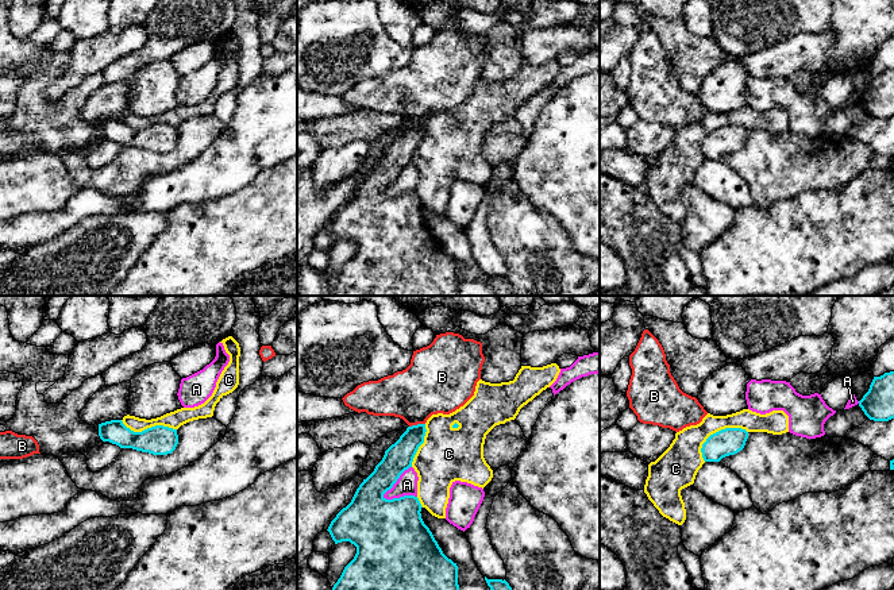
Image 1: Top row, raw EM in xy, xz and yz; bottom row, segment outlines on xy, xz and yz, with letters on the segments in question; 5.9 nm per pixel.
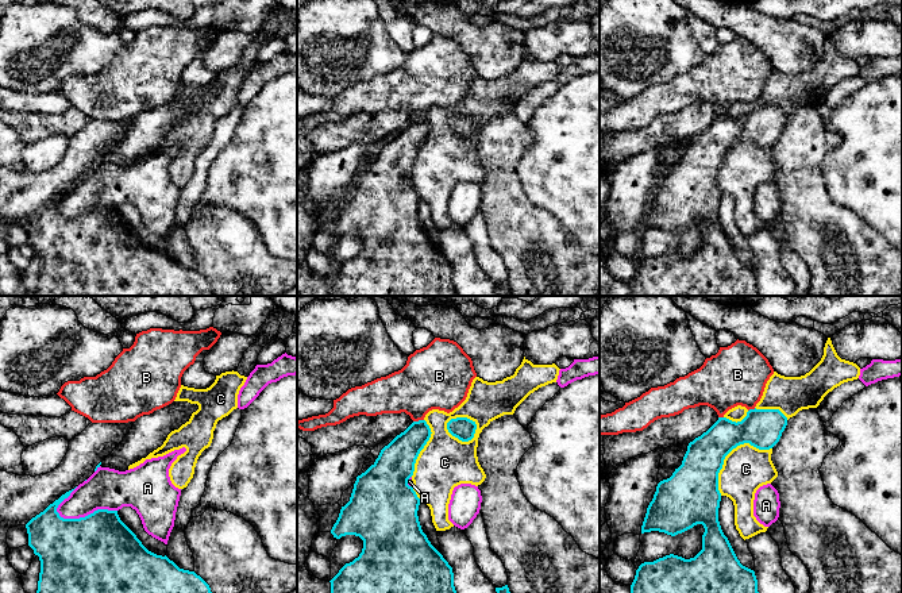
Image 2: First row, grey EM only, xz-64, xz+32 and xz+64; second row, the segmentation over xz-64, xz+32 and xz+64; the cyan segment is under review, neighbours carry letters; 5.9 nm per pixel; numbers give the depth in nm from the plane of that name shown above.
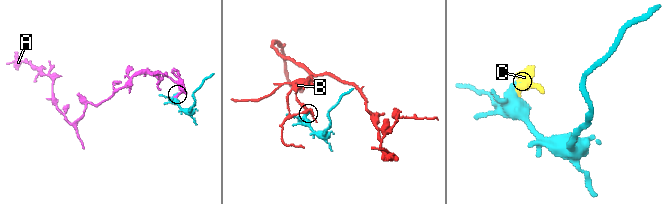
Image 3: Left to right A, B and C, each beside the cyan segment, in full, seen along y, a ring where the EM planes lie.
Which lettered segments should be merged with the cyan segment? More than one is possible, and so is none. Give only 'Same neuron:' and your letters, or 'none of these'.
Same neuron: none of these

